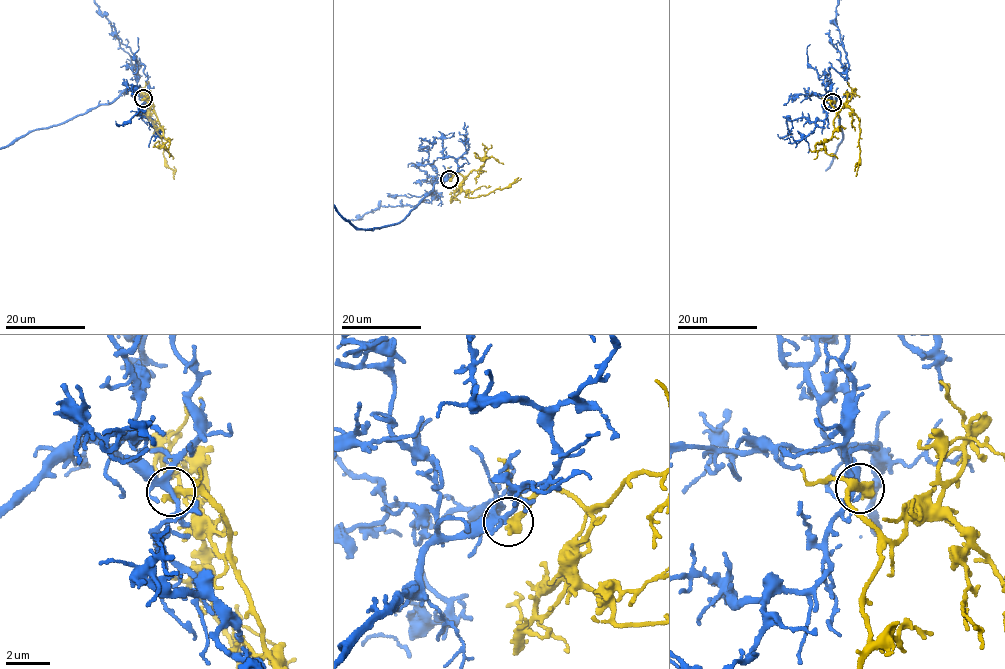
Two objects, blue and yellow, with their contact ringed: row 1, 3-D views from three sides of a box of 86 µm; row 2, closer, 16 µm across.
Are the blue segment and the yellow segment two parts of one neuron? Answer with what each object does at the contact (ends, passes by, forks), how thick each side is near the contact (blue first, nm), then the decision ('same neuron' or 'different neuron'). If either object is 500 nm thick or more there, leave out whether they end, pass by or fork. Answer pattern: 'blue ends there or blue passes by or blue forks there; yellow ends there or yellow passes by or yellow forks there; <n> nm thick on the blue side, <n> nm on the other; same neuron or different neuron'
blue forks there; yellow ends there; 220 nm thick on the blue side, 480 nm on the other; same neuron

